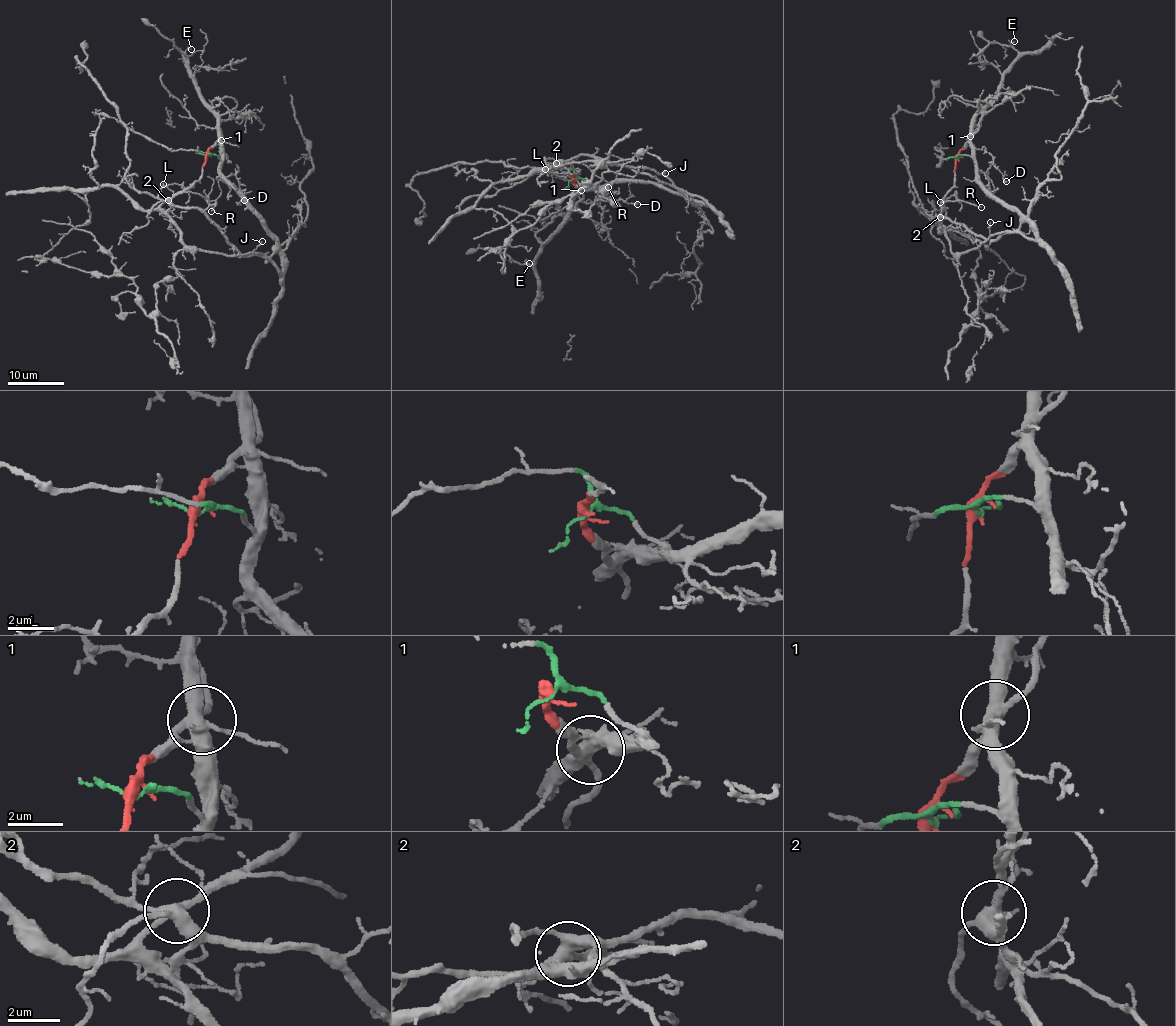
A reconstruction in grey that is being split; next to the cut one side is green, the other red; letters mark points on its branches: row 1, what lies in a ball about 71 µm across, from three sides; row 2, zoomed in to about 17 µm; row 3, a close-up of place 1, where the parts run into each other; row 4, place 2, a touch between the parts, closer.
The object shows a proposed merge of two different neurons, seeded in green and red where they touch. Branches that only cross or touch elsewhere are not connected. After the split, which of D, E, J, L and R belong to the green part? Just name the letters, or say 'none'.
D, E

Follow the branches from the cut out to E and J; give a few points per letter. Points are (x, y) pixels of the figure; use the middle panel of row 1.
E: (573, 178), (583, 178), (591, 186), (573, 197), (565, 221), (544, 244), (534, 264), (525, 261), (529, 264)
J: (573, 178), (577, 171), (570, 164), (560, 163), (553, 166), (586, 160), (665, 173)

